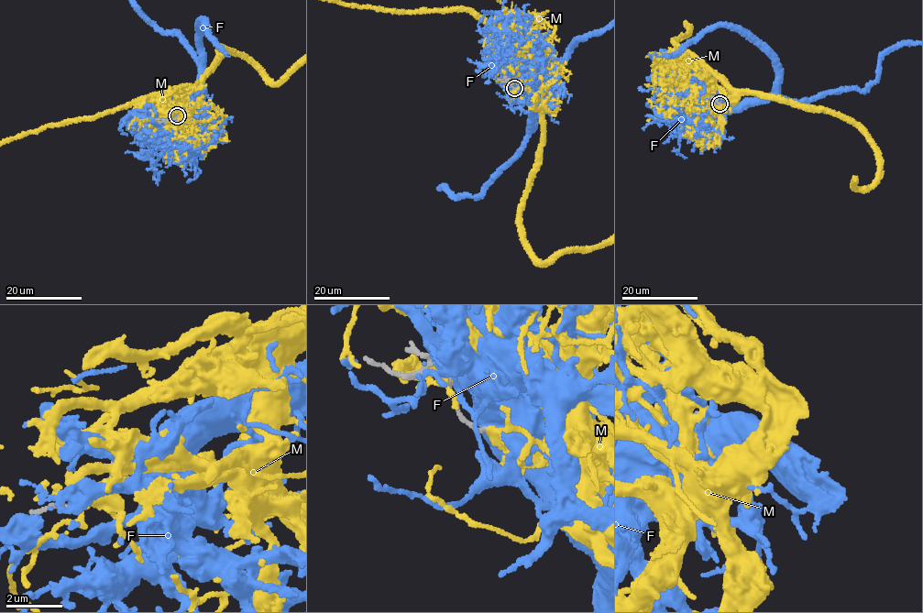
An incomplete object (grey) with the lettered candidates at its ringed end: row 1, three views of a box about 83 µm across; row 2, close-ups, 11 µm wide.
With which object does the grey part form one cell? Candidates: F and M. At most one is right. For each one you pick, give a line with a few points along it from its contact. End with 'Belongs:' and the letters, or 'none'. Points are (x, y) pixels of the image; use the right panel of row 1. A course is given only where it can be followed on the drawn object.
Belongs: none

